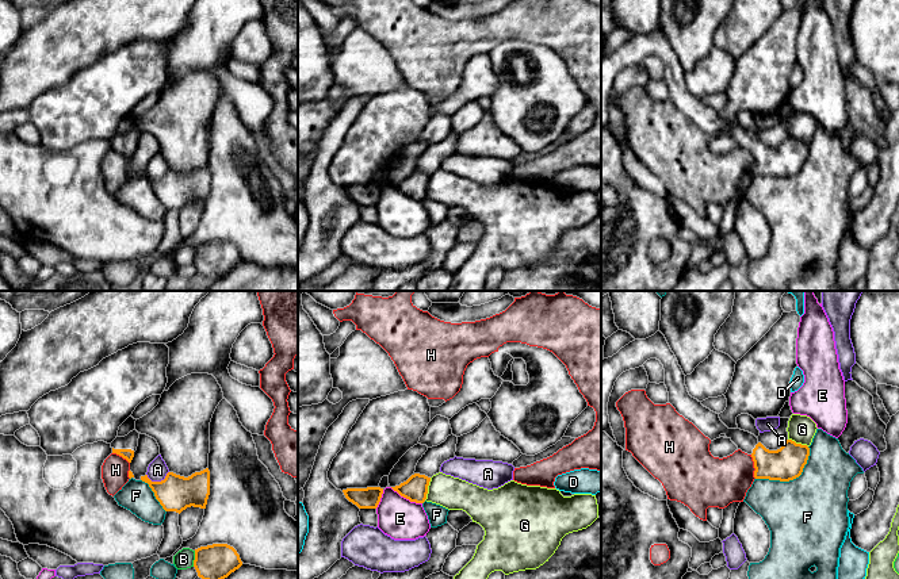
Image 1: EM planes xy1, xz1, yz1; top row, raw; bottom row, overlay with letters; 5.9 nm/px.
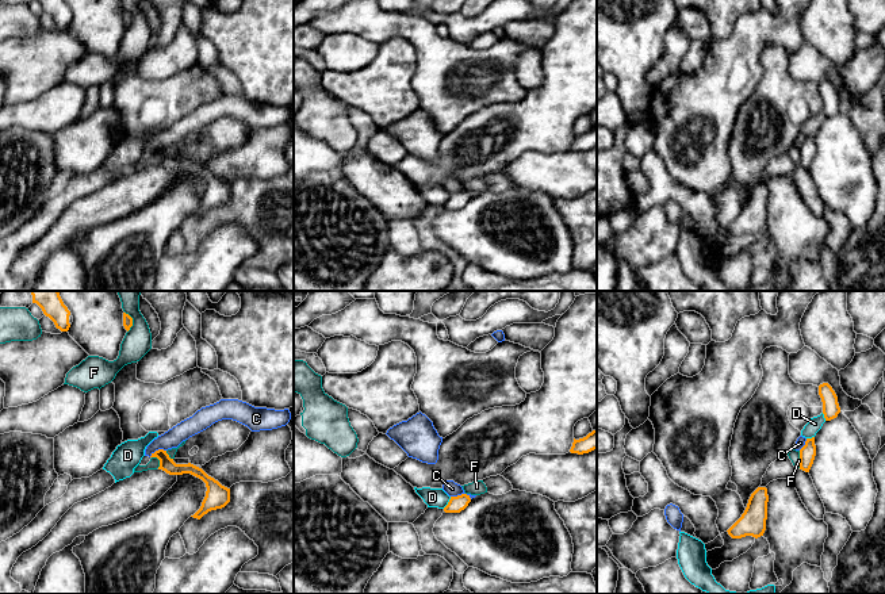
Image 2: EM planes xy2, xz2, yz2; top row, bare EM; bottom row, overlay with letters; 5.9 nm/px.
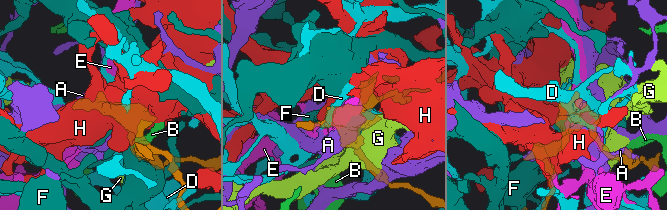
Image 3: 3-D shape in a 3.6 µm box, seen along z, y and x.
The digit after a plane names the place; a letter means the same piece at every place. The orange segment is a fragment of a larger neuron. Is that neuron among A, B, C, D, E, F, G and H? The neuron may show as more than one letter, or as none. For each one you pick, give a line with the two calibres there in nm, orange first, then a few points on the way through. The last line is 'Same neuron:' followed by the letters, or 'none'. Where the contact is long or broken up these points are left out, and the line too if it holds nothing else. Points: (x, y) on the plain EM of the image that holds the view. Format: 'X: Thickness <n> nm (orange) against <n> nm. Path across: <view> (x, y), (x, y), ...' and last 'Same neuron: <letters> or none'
Same neuron: none

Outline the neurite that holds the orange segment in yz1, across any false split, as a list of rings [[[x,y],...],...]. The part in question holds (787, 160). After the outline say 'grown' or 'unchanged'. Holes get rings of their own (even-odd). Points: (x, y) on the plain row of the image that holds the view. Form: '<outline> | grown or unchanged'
[[[659,27],[646,37],[630,39],[612,54],[601,57],[601,127],[615,139],[616,135],[608,112],[608,99],[615,78],[623,69],[643,64],[650,55],[657,55],[663,62],[669,100],[676,108],[692,119],[711,138],[724,131],[738,146],[750,152],[754,158],[755,176],[789,179],[802,172],[810,153],[810,145],[787,137],[780,146],[769,147],[754,131],[738,124],[728,126],[720,118],[719,111],[704,104],[701,99],[689,92],[685,72]]] | grown

